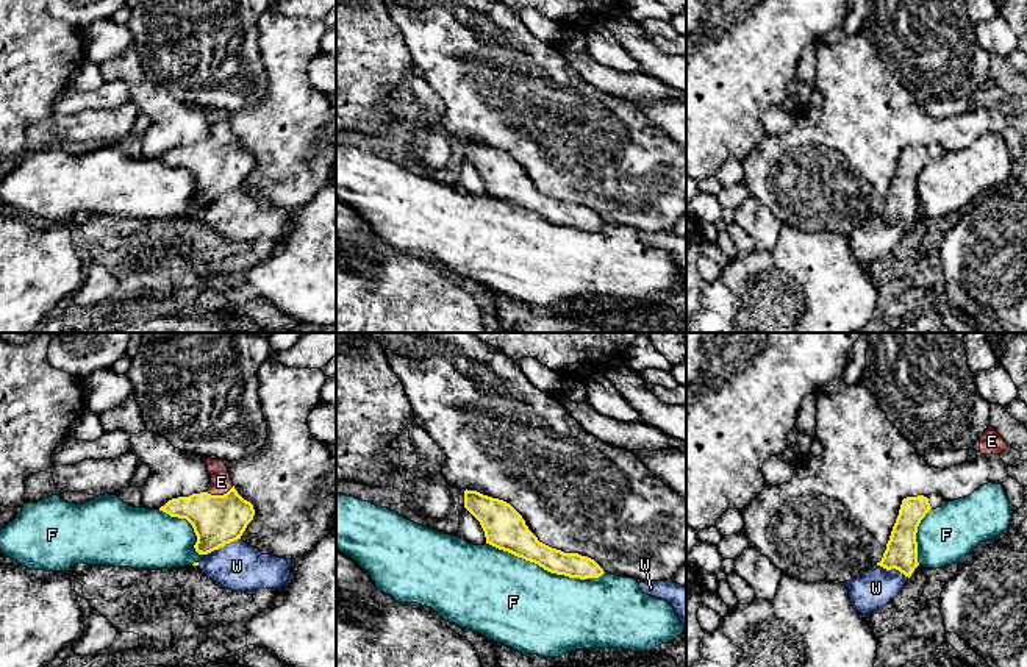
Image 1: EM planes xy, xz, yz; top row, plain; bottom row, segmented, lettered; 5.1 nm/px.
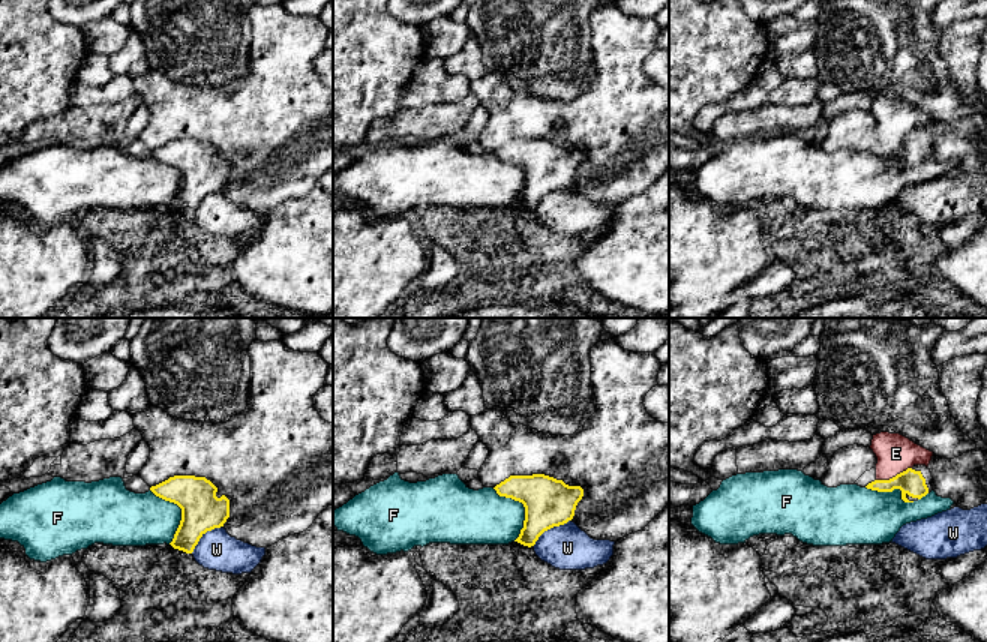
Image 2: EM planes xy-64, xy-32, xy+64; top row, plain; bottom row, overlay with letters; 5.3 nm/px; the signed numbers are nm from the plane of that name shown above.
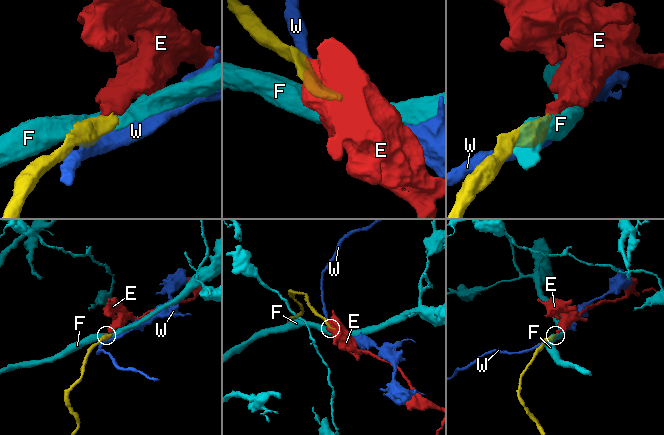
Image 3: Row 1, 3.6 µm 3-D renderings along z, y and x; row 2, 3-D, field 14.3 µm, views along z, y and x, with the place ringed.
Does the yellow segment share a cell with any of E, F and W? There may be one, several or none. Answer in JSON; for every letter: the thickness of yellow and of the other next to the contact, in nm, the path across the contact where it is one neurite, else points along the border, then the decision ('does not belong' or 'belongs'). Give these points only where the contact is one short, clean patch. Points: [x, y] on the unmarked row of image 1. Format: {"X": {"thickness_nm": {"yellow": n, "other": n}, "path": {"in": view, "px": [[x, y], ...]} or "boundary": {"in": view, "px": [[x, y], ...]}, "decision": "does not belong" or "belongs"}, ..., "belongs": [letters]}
{"E": {"thickness_nm": {"yellow": 260, "other": 110}, "path": {"in": "xy", "px": [[216, 169], [219, 166], [219, 146], [221, 131]]}, "decision": "belongs"}, "F": {"thickness_nm": {"yellow": 220, "other": 440}, "decision": "does not belong"}, "W": {"thickness_nm": {"yellow": 260, "other": 260}, "decision": "does not belong"}, "belongs": ["E"]}

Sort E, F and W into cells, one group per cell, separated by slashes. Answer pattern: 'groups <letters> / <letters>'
groups E / F / W

